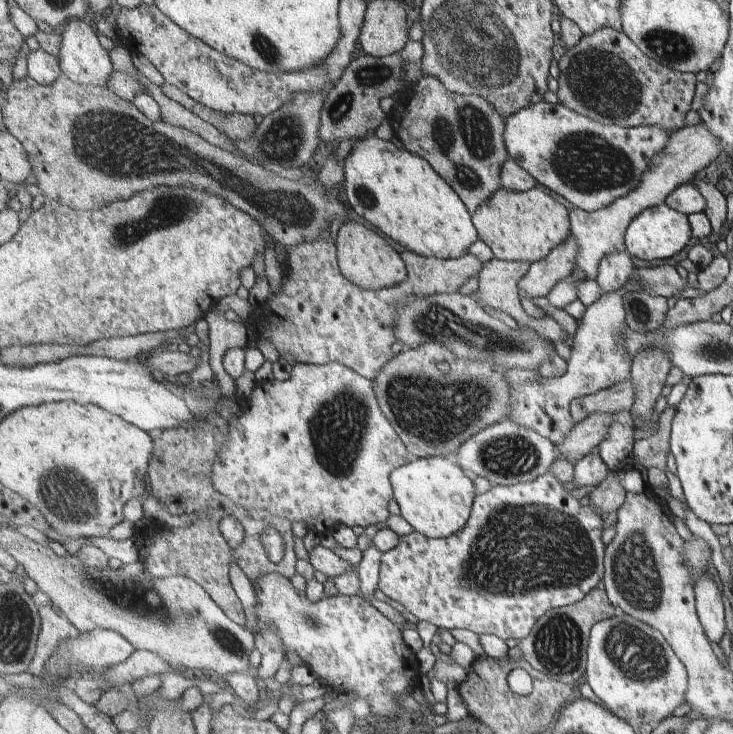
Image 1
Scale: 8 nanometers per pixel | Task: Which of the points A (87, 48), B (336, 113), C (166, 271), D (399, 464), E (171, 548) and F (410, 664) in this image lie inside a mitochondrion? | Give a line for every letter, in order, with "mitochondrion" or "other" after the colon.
A: other
B: mitochondrion
C: other
D: other
E: other
F: other

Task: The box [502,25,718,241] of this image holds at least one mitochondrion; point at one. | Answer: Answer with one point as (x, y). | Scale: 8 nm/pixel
(584, 163)

